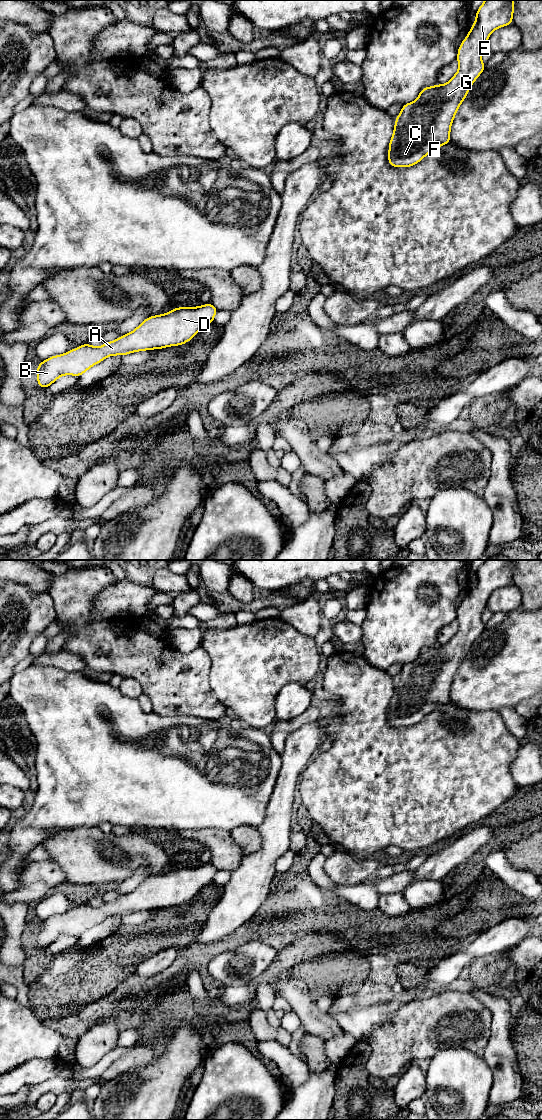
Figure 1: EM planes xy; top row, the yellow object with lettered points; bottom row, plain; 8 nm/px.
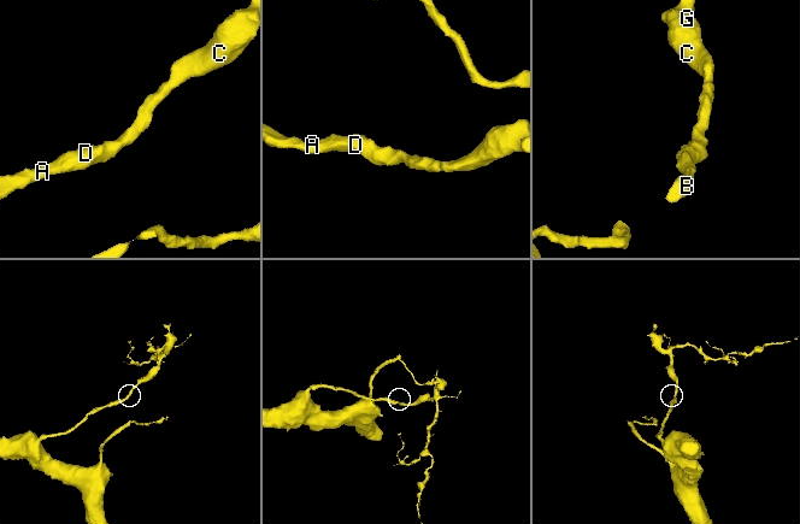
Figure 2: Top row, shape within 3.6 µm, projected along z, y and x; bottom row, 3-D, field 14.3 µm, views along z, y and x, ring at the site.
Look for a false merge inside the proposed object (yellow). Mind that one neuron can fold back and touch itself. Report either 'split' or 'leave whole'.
leave whole

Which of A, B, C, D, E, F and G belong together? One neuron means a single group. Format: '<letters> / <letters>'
A B C D E F G

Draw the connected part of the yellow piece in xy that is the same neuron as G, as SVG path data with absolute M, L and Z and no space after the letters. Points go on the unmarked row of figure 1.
M485 560L476 572L475 583L459 606L457 633L446 644L423 648L414 662L403 665L395 679L394 692L389 702L388 723L392 727L411 727L438 707L451 702L450 689L455 674L472 644L486 629L481 614L486 609L488 598L495 589L512 584L514 569L513 560Z

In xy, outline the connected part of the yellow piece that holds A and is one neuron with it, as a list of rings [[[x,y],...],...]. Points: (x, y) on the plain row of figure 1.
[[[211,863],[199,867],[174,868],[166,874],[150,876],[132,892],[122,895],[114,901],[106,902],[103,906],[94,907],[85,903],[67,913],[52,916],[36,926],[36,928],[40,928],[39,930],[36,929],[38,947],[47,948],[63,935],[80,937],[85,931],[102,922],[108,916],[123,916],[137,911],[183,905],[190,901],[202,888],[213,883],[217,871],[218,869]]]

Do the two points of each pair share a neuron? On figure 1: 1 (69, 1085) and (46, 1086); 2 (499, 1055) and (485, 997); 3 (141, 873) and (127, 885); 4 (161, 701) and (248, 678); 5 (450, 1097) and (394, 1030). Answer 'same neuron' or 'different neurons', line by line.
1: same neuron
2: same neuron
3: same neuron
4: different neurons
5: different neurons

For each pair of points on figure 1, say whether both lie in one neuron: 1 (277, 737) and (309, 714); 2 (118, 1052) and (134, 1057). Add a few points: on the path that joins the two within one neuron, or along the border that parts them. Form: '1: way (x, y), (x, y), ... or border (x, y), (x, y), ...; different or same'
1: way (285, 729), (301, 720); same
2: border (136, 1044), (133, 1049), (123, 1054), (106, 1069); different

